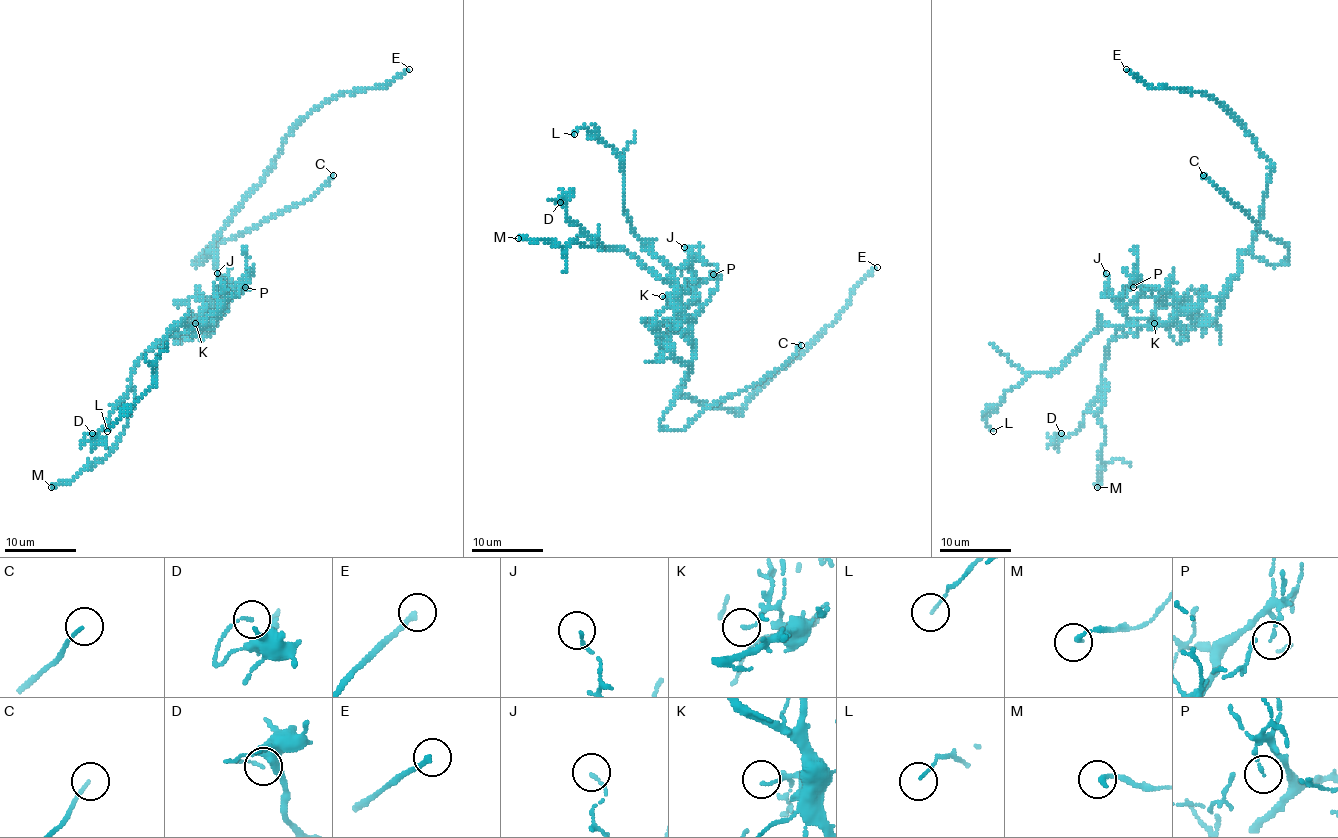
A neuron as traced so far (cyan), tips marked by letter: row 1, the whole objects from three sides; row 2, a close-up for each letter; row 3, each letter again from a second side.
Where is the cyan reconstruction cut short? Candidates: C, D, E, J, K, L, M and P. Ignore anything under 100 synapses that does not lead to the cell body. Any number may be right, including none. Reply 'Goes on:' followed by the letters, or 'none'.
Goes on: C, E

